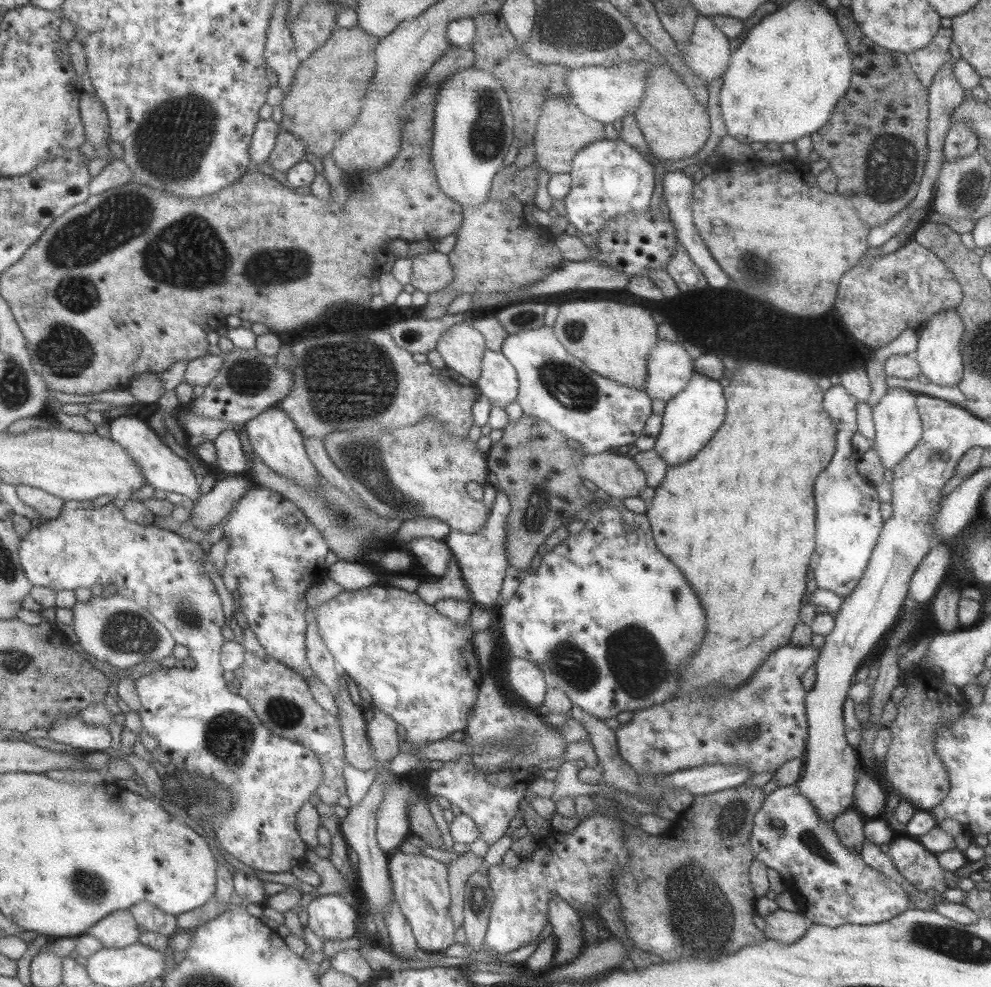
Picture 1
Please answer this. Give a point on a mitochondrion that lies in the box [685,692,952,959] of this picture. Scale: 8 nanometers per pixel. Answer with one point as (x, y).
(734, 815)

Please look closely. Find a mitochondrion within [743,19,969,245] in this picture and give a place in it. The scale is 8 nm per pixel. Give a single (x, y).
(893, 165)

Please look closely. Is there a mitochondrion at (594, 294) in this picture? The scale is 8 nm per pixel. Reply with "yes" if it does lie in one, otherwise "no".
no

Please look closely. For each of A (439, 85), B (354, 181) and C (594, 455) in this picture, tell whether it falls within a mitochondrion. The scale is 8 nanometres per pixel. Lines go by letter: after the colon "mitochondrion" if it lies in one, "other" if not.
A: other
B: other
C: other

